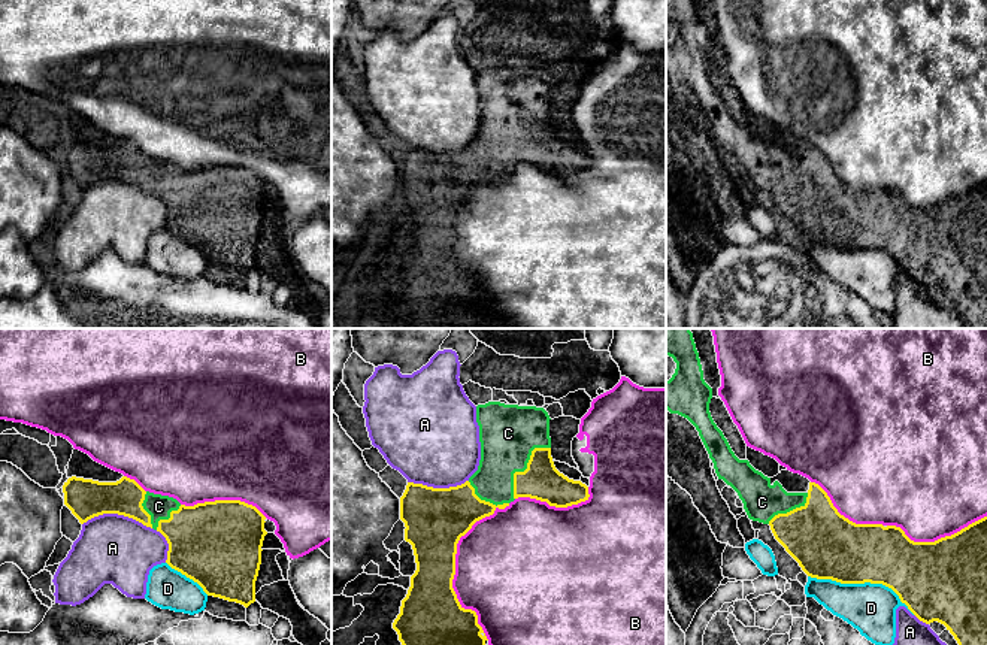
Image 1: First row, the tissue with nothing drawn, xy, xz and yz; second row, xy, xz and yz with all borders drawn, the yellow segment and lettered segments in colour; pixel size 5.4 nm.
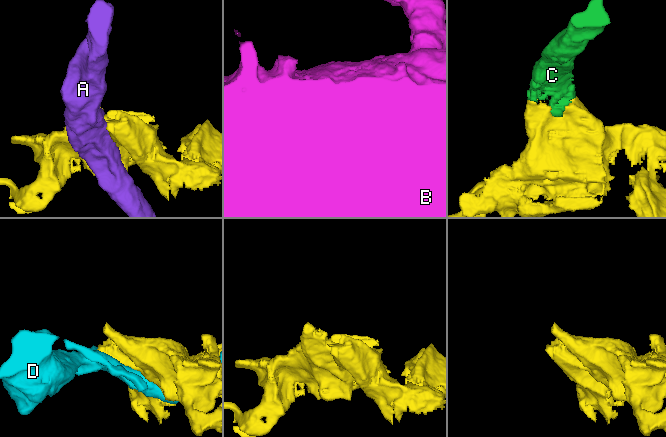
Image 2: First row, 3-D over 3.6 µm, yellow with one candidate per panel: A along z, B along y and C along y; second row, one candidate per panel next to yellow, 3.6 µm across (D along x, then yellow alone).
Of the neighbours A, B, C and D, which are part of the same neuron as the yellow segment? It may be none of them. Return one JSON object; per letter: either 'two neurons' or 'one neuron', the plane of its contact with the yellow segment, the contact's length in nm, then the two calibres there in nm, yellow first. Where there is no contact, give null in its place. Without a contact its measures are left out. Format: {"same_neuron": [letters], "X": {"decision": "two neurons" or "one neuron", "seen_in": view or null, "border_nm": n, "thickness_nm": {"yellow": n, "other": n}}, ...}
{"same_neuron": ["C"], "A": {"decision": "two neurons", "seen_in": "xy", "border_nm": 380, "thickness_nm": {"yellow": 200, "other": 380}}, "B": {"decision": "two neurons", "seen_in": "xz", "border_nm": 750, "thickness_nm": {"yellow": 300, "other": 500}}, "C": {"decision": "one neuron", "seen_in": "xz", "border_nm": 340, "thickness_nm": {"yellow": 200, "other": 320}}, "D": {"decision": "two neurons", "seen_in": "yz", "border_nm": 600, "thickness_nm": {"yellow": 340, "other": 280}}}

